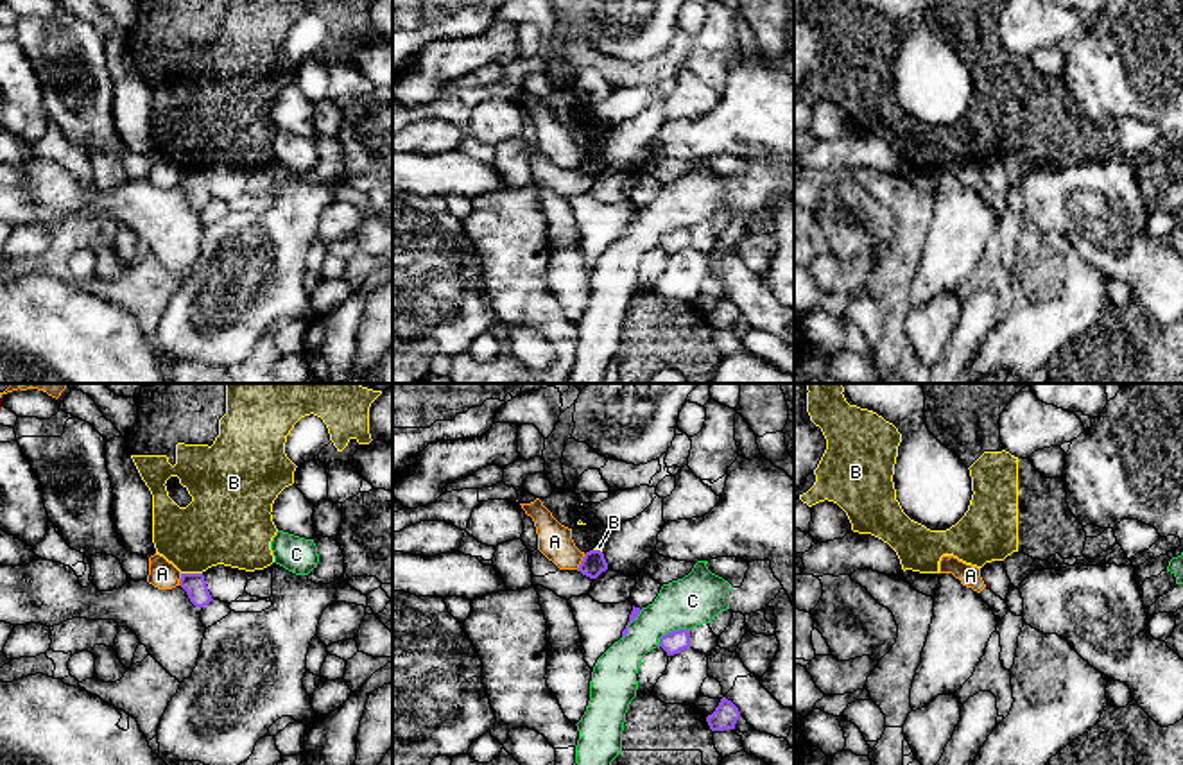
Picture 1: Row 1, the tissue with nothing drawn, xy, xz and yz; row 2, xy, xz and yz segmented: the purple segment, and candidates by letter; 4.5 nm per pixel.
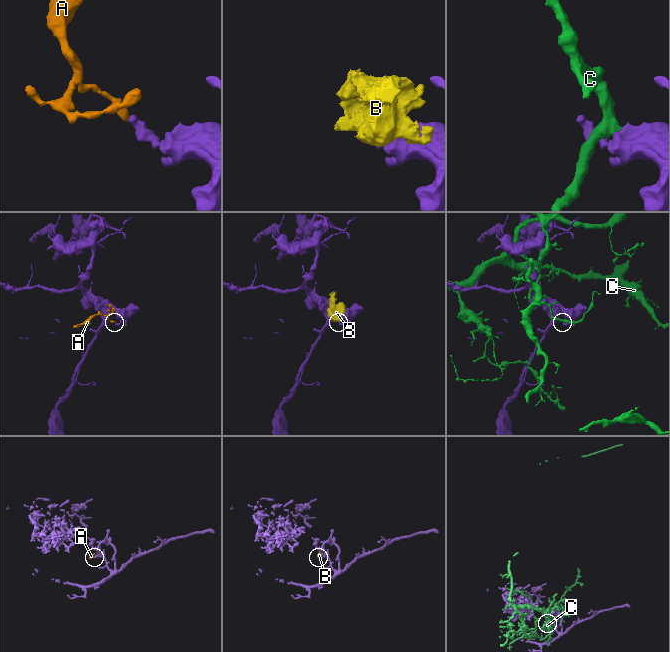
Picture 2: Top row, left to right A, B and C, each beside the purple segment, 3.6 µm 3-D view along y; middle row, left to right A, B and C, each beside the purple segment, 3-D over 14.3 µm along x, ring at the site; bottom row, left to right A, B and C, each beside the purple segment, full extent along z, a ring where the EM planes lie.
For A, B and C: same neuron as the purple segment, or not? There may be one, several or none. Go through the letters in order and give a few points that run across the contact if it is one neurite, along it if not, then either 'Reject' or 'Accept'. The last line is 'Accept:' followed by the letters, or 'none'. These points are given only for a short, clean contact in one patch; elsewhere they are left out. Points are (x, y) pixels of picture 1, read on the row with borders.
A: Line: xz (585, 554), (576, 568). Reject
B: Reject
C: Reject
Accept: none

